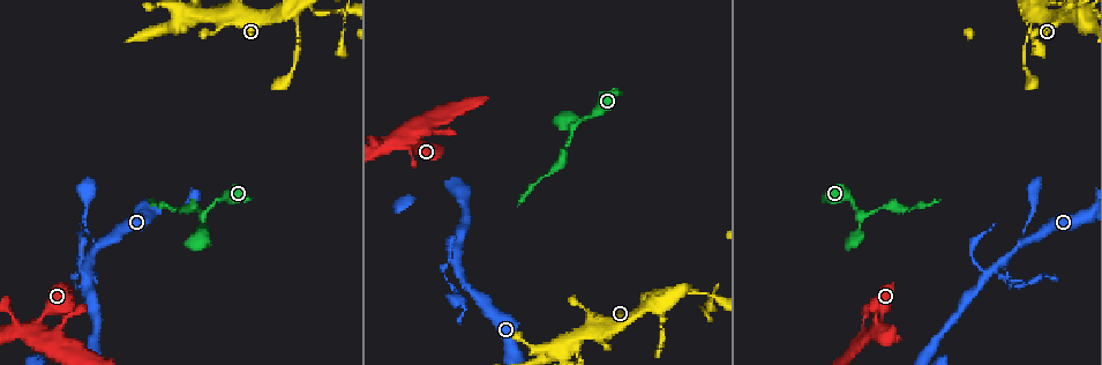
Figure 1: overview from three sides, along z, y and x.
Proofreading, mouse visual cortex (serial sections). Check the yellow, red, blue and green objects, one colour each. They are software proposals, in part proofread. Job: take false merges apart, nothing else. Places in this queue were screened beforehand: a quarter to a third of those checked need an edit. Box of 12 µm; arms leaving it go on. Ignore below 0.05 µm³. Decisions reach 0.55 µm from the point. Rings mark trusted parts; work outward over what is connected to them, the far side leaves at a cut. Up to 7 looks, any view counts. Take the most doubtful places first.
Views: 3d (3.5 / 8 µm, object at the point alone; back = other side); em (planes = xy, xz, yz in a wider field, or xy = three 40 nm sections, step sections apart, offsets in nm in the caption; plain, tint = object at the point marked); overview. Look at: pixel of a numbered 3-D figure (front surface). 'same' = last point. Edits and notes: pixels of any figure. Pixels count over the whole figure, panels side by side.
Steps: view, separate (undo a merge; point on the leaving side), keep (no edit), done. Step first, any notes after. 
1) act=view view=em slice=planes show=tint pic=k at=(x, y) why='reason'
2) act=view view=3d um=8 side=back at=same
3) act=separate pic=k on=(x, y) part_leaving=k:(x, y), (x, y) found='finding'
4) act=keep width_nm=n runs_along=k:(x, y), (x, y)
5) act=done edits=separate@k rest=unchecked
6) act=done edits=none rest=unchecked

act=view view=3d um=3.5 side=back pic=1 at=(297, 26) why='calibre changes'

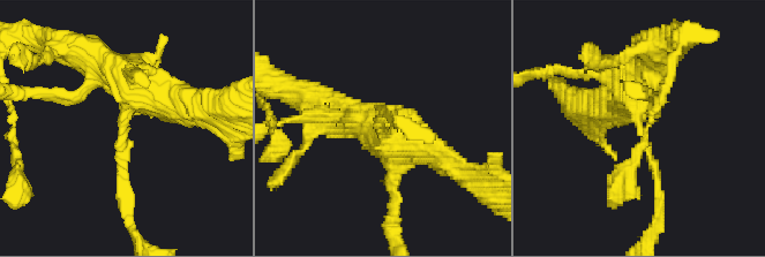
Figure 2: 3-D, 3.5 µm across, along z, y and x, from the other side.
act=view view=em slice=planes show=tint pic=2 at=(380, 127) arm_widths_nm=100,500

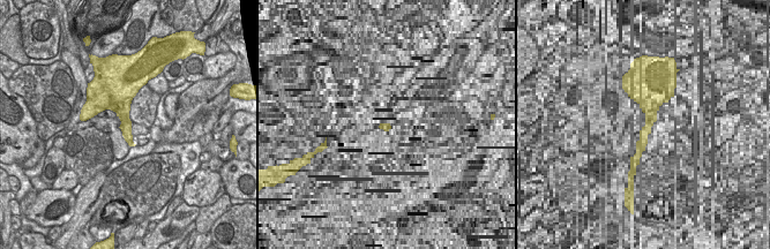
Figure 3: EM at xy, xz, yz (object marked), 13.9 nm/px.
act=view view=em slice=xy step=5 show=tint at=same

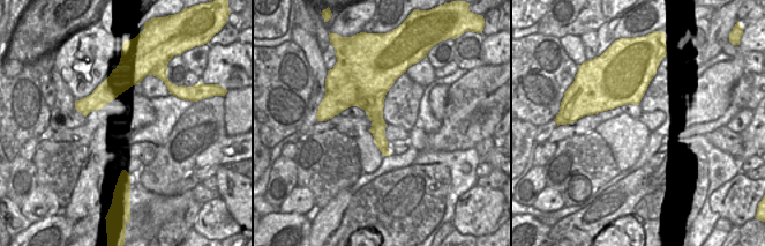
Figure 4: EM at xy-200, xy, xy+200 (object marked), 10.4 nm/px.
act=keep runs_along=2:(169, 96), (126, 107), (122, 206) found='continuous, no second cell'

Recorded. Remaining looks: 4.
act=view view=3d um=3.5 pic=1 at=(99, 246) why='sharp bend'

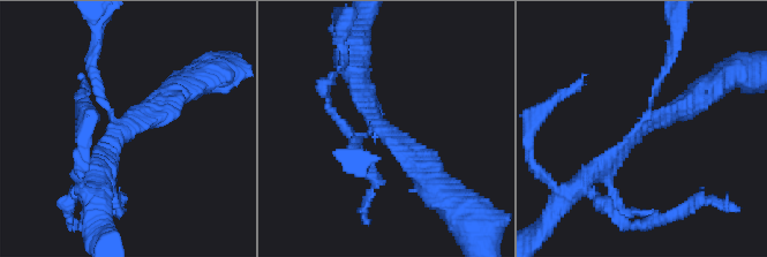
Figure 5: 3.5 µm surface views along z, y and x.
act=view view=em slice=xy step=3 show=tint pic=5 at=(650, 126) arms=3 arm_widths_nm=100,200,350

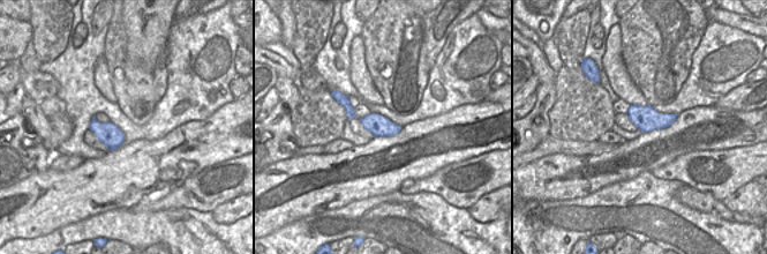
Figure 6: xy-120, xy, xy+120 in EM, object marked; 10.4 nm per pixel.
act=keep runs_along=5:(431, 184), (358, 84) found='one cell here'

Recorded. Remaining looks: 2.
act=view view=3d um=3.5 pic=1 at=(205, 216) why='a fork'

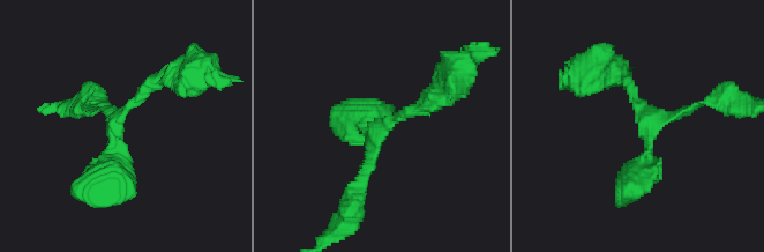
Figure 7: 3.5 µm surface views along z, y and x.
act=view view=em slice=xy step=1 show=tint pic=7 at=(116, 116) arms=3 arm_widths_nm=100,200,300 why='need the tissue'

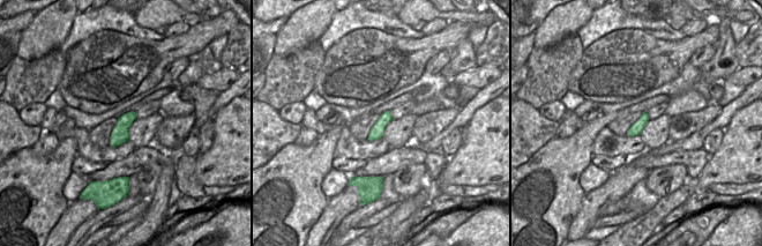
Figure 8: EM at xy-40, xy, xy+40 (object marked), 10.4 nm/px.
act=keep found='one cell here'

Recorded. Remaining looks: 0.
act=done edits=none rest=unchecked

